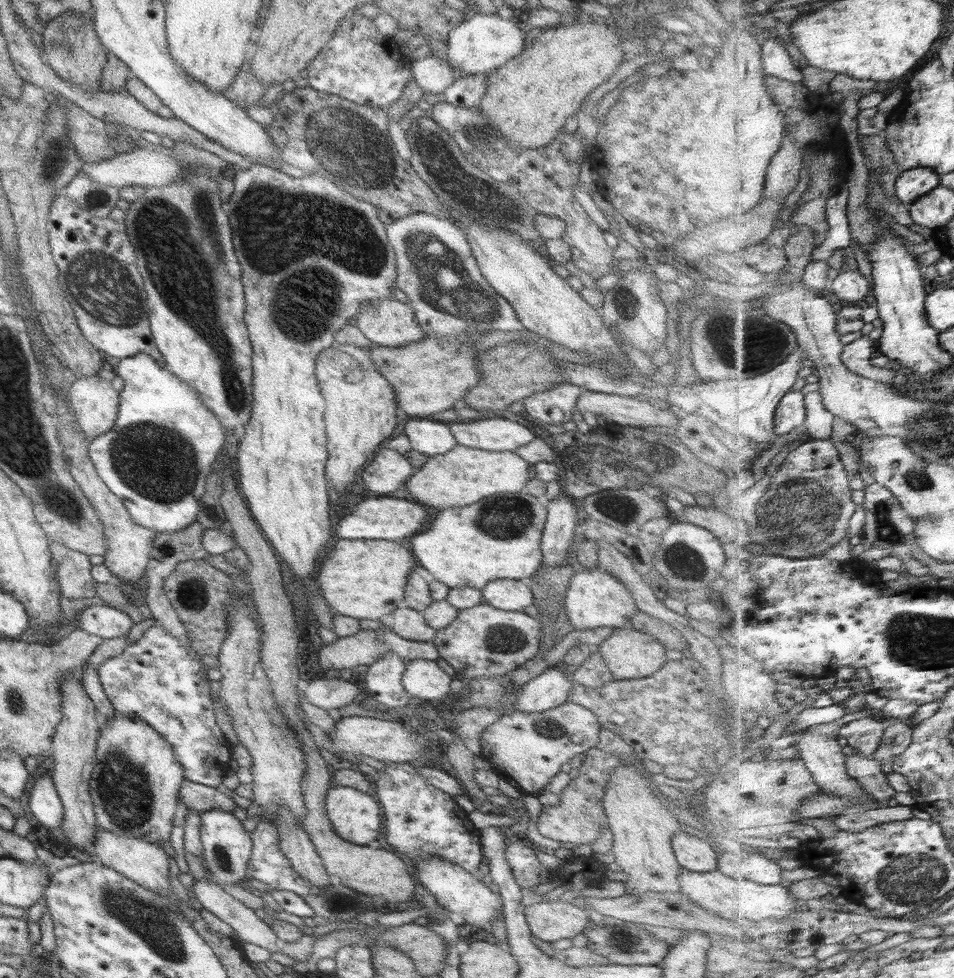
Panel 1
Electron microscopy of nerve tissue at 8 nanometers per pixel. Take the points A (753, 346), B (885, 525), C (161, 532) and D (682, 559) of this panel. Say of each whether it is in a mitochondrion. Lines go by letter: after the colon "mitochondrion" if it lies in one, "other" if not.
A: mitochondrion
B: mitochondrion
C: other
D: mitochondrion

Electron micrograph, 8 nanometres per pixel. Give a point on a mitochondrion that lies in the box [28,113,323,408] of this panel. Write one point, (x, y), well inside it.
(104, 290)

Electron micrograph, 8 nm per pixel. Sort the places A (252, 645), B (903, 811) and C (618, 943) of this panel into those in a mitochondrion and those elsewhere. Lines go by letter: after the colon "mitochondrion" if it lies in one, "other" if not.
A: other
B: other
C: mitochondrion

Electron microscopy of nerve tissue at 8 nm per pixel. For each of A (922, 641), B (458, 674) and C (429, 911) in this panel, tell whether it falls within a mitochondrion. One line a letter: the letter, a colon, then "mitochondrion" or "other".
A: mitochondrion
B: other
C: other

